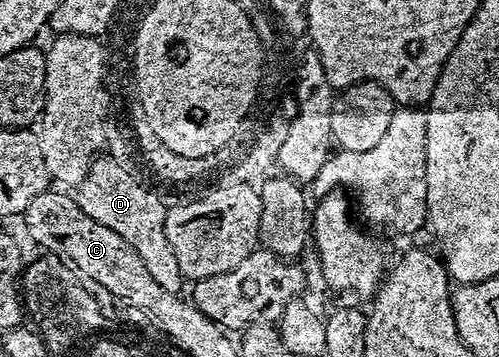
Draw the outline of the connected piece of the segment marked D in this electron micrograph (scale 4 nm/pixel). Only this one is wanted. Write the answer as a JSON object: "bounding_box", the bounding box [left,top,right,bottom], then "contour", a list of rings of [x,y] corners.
{"bounding_box":[81,169,183,294],"contour":[[[105,169],[102,173],[97,173],[92,176],[93,190],[83,197],[81,209],[87,211],[87,215],[91,215],[91,219],[95,219],[95,223],[103,223],[103,227],[111,227],[111,231],[115,231],[115,235],[127,239],[127,243],[135,251],[135,255],[139,255],[139,259],[143,259],[143,267],[147,267],[151,279],[155,279],[155,283],[159,283],[159,287],[163,287],[163,291],[180,294],[183,278],[179,259],[175,259],[173,248],[167,237],[167,227],[165,226],[167,205],[164,205],[151,190],[144,189],[131,174],[124,173],[121,169]]]}

